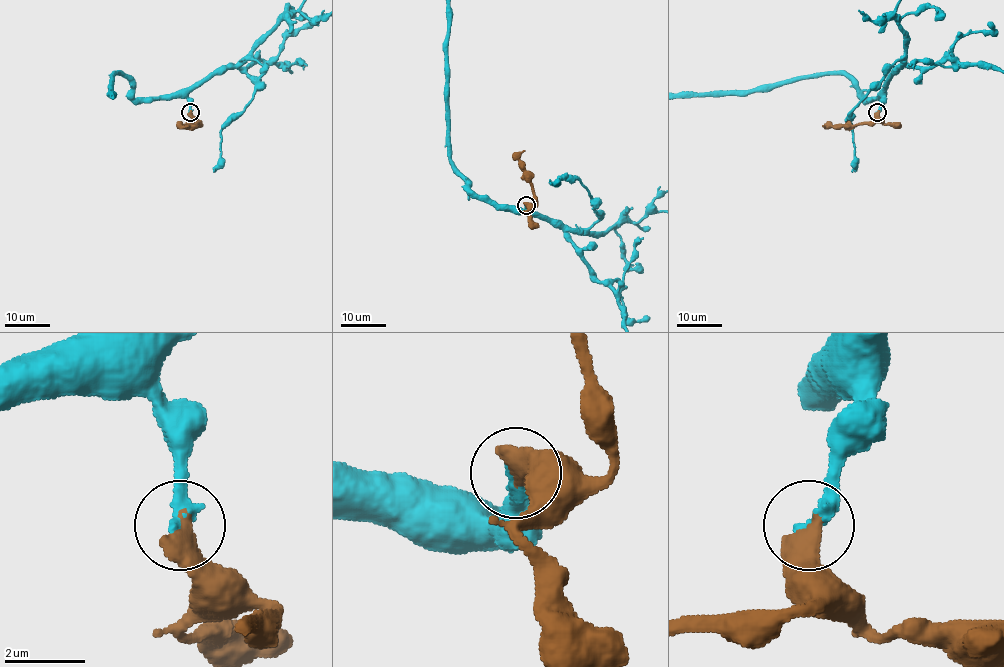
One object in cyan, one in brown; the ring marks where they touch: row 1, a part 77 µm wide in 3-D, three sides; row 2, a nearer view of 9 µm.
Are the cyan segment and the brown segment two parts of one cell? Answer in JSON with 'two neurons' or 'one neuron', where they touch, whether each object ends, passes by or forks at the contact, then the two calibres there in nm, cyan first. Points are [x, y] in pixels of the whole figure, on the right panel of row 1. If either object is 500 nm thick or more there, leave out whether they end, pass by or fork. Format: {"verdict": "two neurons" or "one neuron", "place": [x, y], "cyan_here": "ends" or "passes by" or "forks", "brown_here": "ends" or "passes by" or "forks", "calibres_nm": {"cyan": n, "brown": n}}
{"verdict": "one neuron", "place": [877, 112], "calibres_nm": {"cyan": 360, "brown": 600}}

